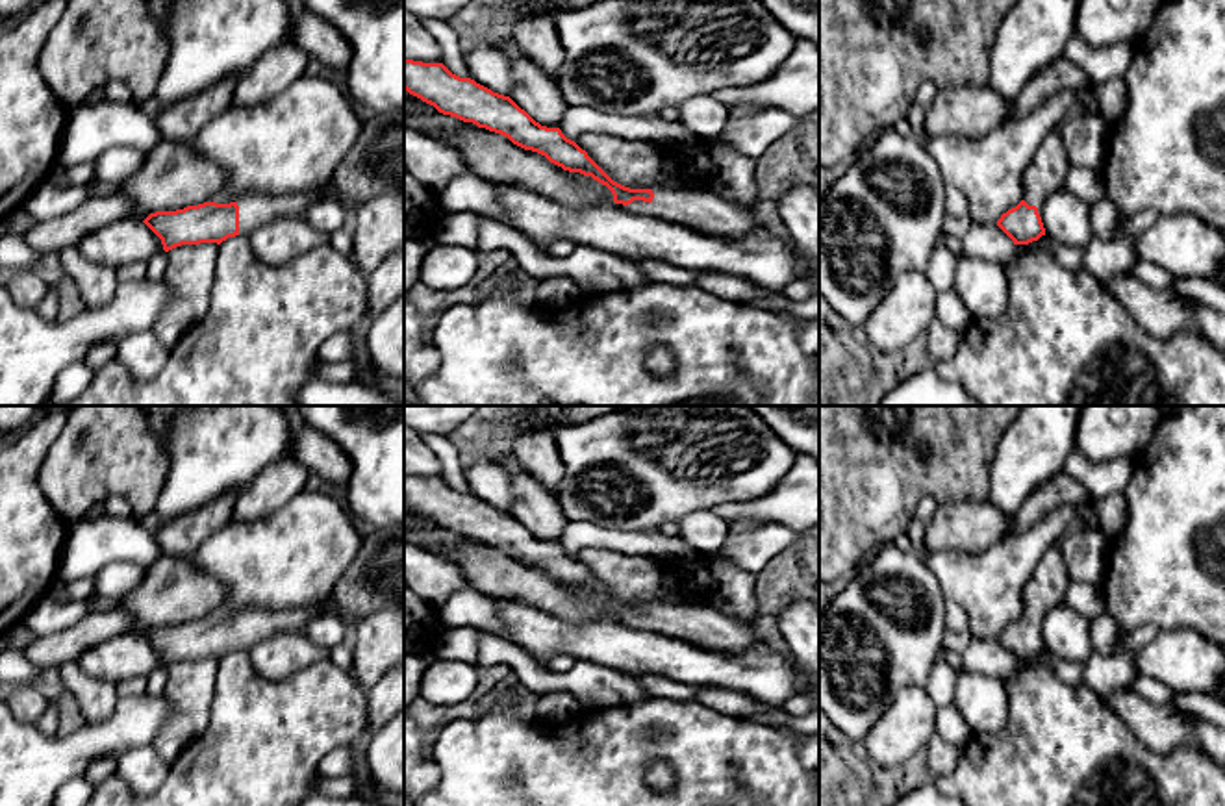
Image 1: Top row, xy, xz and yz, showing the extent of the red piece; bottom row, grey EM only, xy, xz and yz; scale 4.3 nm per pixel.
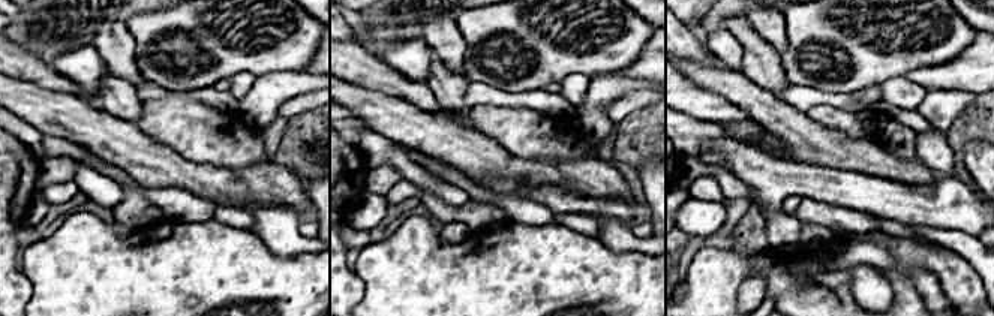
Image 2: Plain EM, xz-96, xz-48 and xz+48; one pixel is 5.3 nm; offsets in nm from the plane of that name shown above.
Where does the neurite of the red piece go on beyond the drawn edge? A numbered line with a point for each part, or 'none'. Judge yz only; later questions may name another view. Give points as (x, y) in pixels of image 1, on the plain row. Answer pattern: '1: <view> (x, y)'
1: yz (1046, 588)

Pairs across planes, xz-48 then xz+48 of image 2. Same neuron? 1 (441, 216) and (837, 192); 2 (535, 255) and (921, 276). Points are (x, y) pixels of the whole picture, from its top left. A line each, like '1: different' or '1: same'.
1: different
2: different

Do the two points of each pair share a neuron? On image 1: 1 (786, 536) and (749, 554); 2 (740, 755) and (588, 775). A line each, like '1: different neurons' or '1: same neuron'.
1: same neuron
2: same neuron

